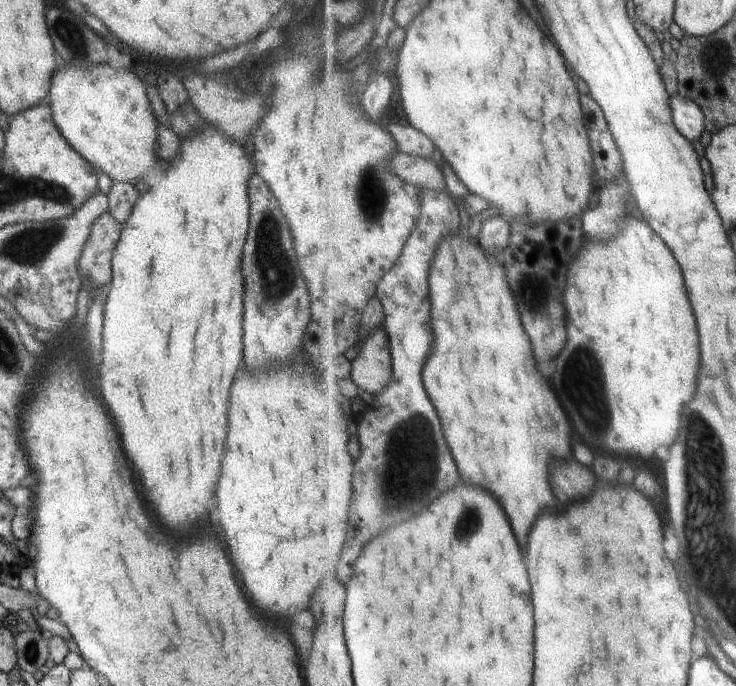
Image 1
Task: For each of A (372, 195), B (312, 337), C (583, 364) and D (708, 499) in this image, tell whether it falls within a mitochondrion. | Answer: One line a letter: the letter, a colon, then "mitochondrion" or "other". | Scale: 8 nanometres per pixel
A: mitochondrion
B: other
C: mitochondrion
D: mitochondrion

